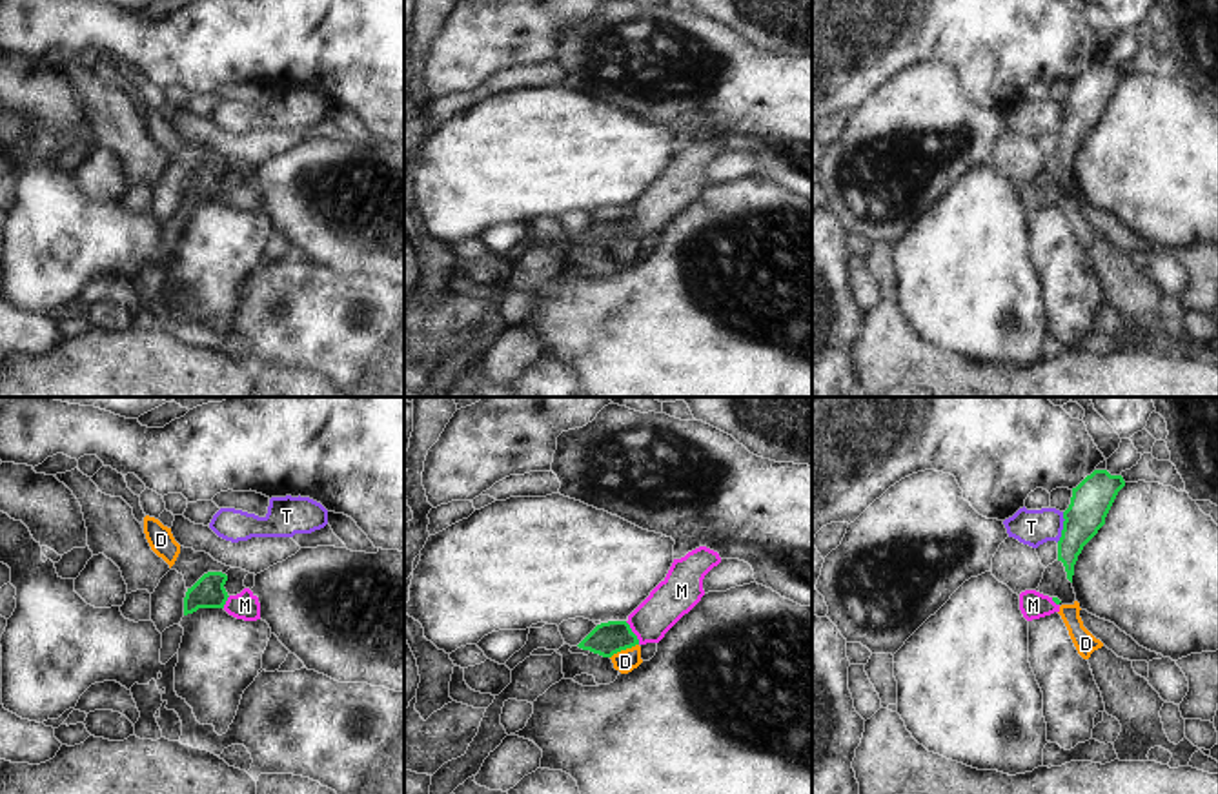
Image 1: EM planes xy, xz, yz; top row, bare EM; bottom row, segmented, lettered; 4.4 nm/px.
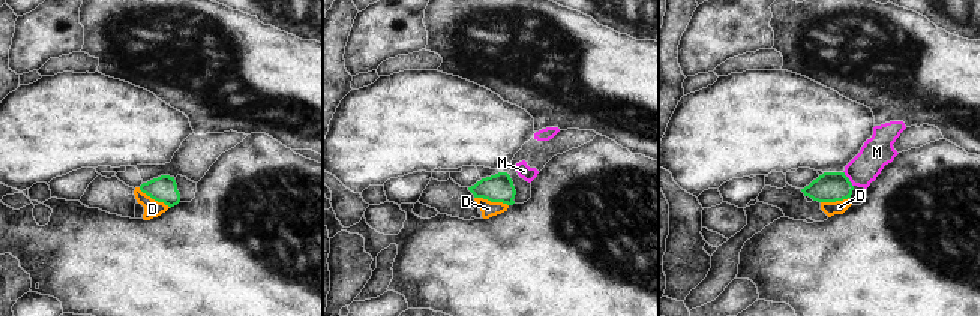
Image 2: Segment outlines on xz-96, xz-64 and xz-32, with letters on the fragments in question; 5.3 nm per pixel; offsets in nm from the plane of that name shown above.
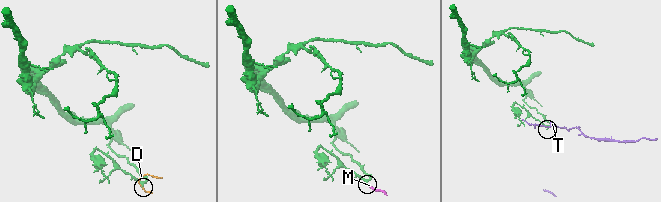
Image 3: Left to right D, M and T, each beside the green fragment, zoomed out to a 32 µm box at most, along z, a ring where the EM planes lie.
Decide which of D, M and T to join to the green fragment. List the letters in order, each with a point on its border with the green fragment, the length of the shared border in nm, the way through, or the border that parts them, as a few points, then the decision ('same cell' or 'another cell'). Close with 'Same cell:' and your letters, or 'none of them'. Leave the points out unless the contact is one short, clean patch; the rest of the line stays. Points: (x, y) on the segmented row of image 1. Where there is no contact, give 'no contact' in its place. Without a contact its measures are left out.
D: meets green in xz at (623, 649); contact 140 nm long; border along xz (638, 643), (618, 651), (610, 658); another cell
M: meets green in xz at (632, 632); contact 120 nm long; runs through xz (608, 638), (632, 632), (645, 625), (670, 600); same cell
T: meets green in yz at (1064, 527); contact 140 nm long; another cell
Same cell: M

